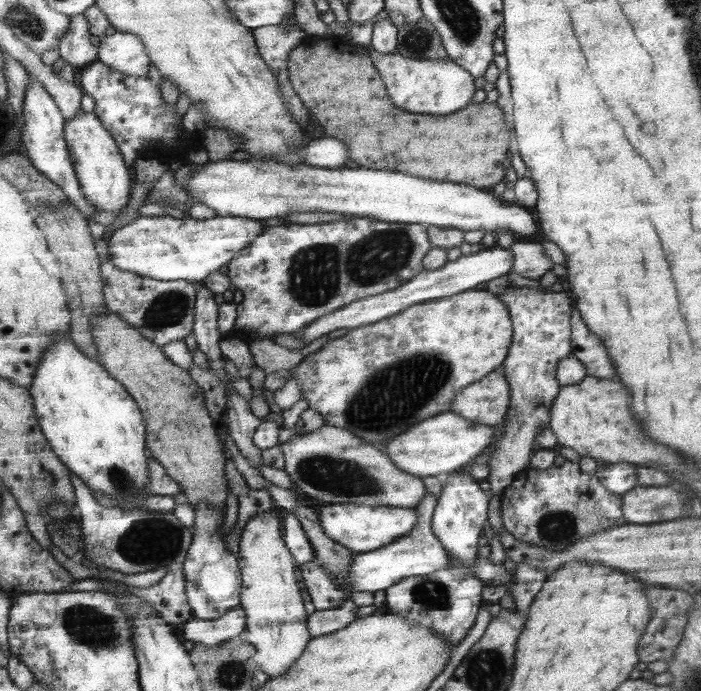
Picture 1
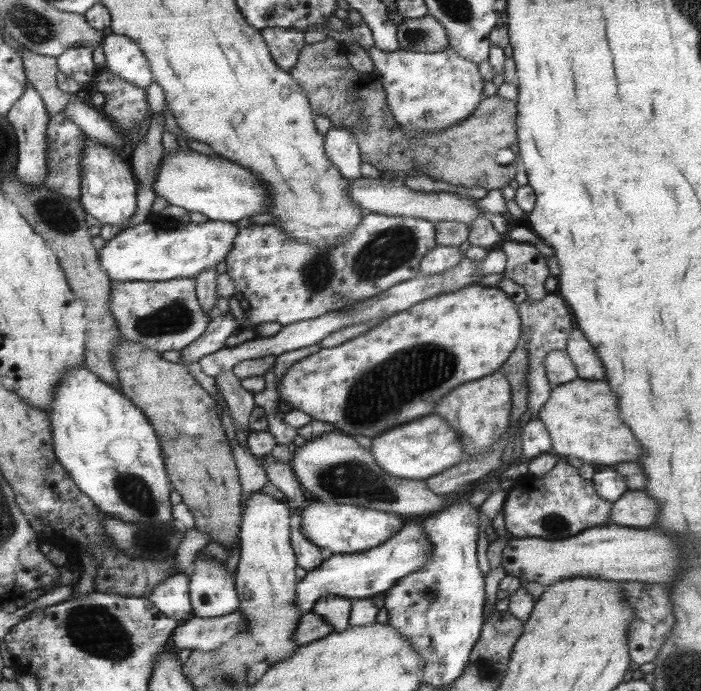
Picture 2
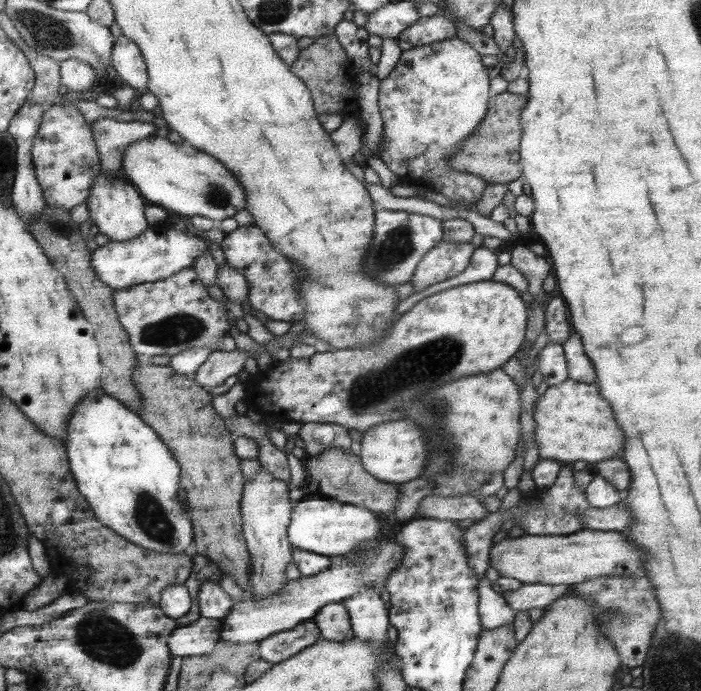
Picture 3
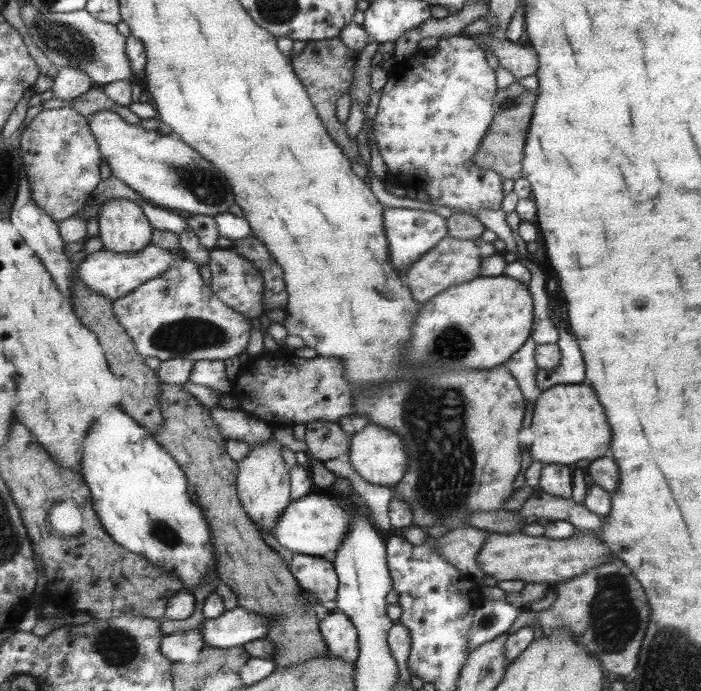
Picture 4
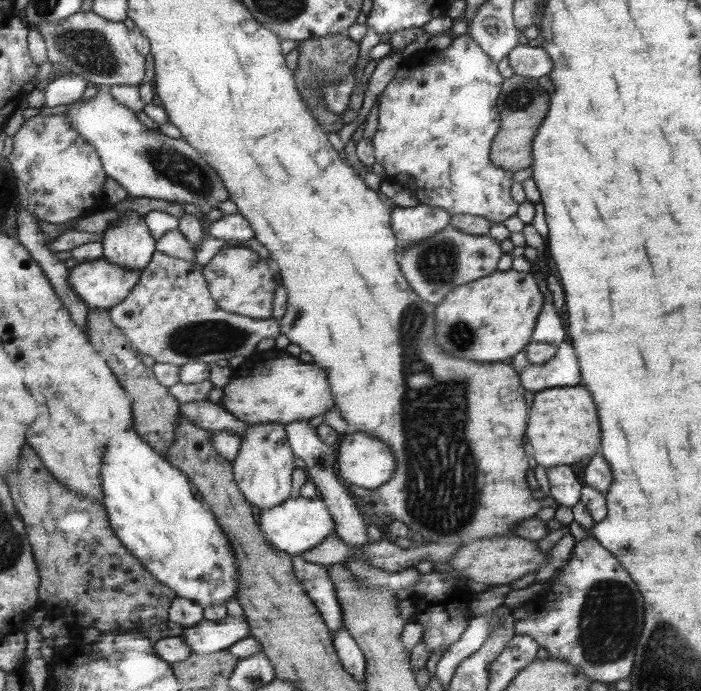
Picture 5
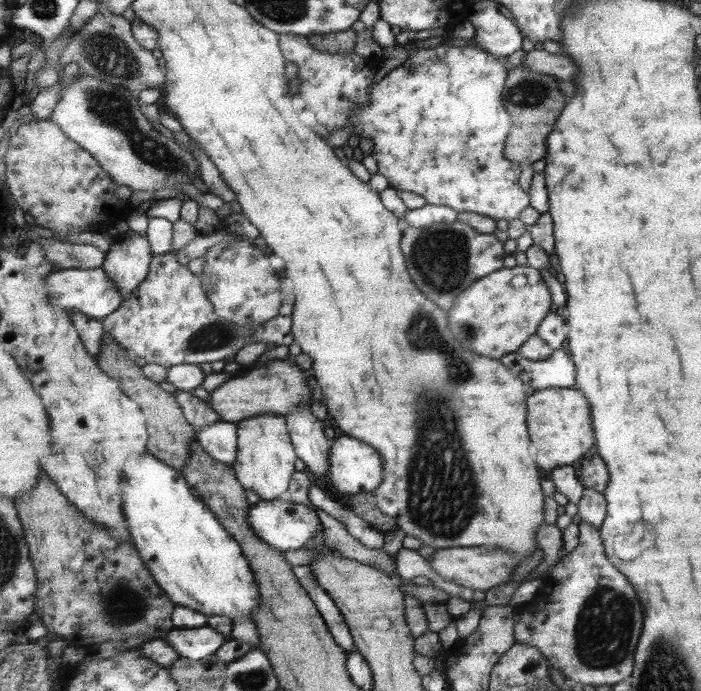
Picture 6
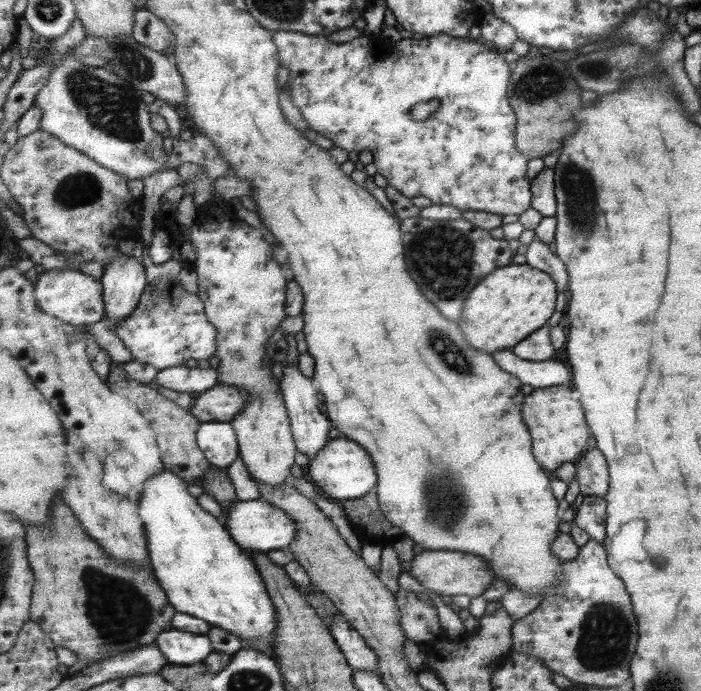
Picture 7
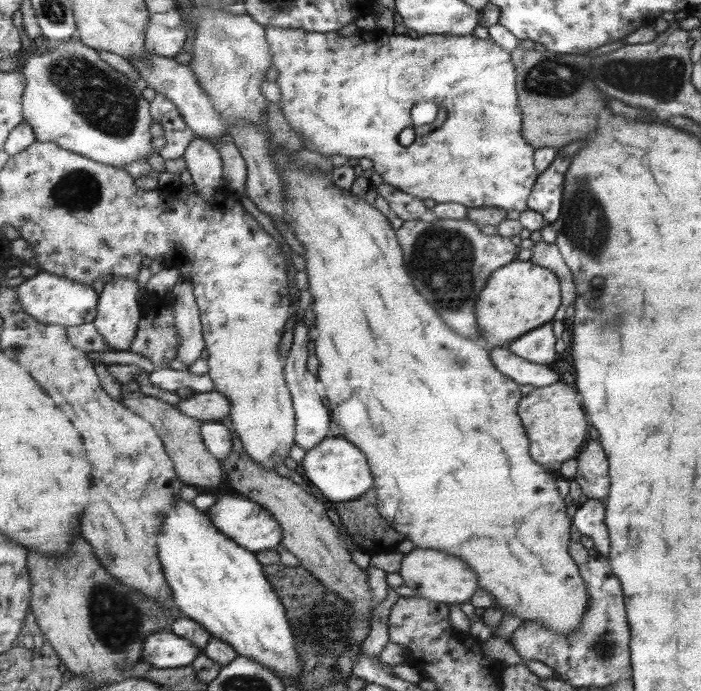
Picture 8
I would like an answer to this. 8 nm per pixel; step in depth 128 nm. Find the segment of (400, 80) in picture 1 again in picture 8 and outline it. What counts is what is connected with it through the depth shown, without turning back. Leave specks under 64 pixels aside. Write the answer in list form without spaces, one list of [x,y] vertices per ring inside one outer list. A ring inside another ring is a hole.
[[[267,28],[266,40],[270,45],[274,68],[278,75],[275,84],[281,93],[280,110],[289,126],[298,132],[305,141],[306,149],[319,154],[341,154],[349,158],[369,158],[373,162],[373,170],[381,176],[383,183],[394,186],[403,193],[420,201],[431,199],[435,203],[454,203],[467,209],[469,208],[503,208],[505,211],[521,213],[527,210],[526,204],[530,192],[534,188],[538,171],[534,168],[534,148],[522,139],[522,111],[518,107],[517,89],[514,85],[515,71],[511,64],[510,53],[499,48],[491,39],[479,39],[472,34],[469,36],[451,36],[450,34],[426,34],[411,38],[409,35],[398,33],[384,33],[376,28],[366,32],[357,29],[351,36],[339,36],[337,31],[333,32],[307,32],[297,28]],[[431,100],[439,106],[439,114],[435,122],[425,126],[413,126],[415,140],[409,146],[397,144],[397,134],[411,126],[409,124],[409,108],[417,102]]]

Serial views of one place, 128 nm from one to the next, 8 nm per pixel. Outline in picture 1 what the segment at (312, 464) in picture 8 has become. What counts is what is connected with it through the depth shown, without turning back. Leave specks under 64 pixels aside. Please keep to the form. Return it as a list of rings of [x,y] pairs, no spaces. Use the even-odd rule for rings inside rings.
[[[449,410],[426,418],[403,434],[387,440],[385,454],[395,468],[418,479],[424,476],[444,477],[471,464],[471,460],[486,450],[492,440],[494,440],[494,427],[474,423]]]

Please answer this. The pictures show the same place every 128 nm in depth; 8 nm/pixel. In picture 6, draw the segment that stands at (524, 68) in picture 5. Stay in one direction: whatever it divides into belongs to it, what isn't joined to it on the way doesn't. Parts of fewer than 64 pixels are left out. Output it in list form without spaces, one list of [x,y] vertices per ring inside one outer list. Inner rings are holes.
[[[542,48],[525,51],[519,65],[559,81],[570,81],[576,73],[576,66],[570,58],[563,53],[548,53]]]

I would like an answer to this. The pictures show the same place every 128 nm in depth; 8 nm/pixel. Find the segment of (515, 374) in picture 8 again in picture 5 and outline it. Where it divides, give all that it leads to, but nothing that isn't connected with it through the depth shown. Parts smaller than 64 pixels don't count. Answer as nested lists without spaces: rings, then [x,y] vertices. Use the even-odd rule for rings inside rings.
[[[565,341],[558,344],[551,360],[543,364],[528,364],[519,376],[524,387],[533,392],[581,384],[575,349],[570,342]]]

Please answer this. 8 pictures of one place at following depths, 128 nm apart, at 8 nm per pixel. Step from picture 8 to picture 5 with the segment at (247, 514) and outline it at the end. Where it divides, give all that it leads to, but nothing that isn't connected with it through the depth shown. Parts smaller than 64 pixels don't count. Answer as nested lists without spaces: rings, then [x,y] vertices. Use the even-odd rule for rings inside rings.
[[[290,498],[278,506],[260,511],[258,527],[266,540],[276,549],[290,555],[299,555],[322,543],[334,531],[334,521],[325,502],[320,498]]]

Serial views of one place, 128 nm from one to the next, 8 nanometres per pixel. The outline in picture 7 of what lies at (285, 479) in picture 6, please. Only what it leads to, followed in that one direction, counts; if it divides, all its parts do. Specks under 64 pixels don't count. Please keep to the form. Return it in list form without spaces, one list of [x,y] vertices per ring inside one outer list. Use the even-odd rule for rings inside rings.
[[[222,202],[223,208],[219,210],[219,212],[223,212],[223,216],[221,214],[217,214],[217,210],[215,210],[215,224],[213,224],[213,214],[209,212],[209,216],[205,216],[205,222],[203,224],[199,224],[199,220],[201,220],[201,215],[203,212],[199,208],[199,216],[195,222],[195,225],[191,227],[191,229],[187,229],[187,231],[181,231],[179,227],[177,227],[177,222],[175,222],[175,218],[167,219],[165,215],[159,216],[157,220],[157,226],[159,228],[163,228],[165,232],[169,232],[169,235],[173,236],[176,244],[175,247],[179,246],[179,244],[183,241],[191,242],[191,247],[196,255],[196,259],[192,264],[187,265],[191,266],[197,275],[198,287],[197,287],[197,296],[203,300],[204,304],[204,313],[206,314],[207,320],[210,324],[214,325],[216,330],[215,335],[215,344],[218,350],[216,350],[215,356],[219,359],[219,365],[215,370],[217,373],[216,383],[217,384],[226,384],[226,385],[235,385],[240,389],[248,392],[248,402],[246,402],[246,406],[242,408],[242,411],[234,416],[234,419],[230,422],[232,424],[234,433],[236,434],[236,444],[238,445],[238,455],[241,458],[241,462],[245,465],[245,470],[247,470],[247,474],[252,480],[258,480],[267,486],[283,486],[283,482],[285,482],[285,478],[287,478],[287,474],[289,474],[289,468],[293,467],[293,456],[296,455],[297,449],[293,446],[293,439],[291,438],[292,432],[290,431],[290,422],[287,422],[287,413],[285,407],[285,401],[282,399],[279,382],[276,382],[274,378],[270,375],[270,366],[265,367],[261,363],[261,356],[263,356],[263,347],[261,344],[267,340],[269,336],[271,336],[275,330],[277,330],[277,326],[285,320],[285,314],[283,314],[283,298],[285,298],[285,280],[281,278],[281,274],[279,274],[279,267],[277,266],[277,262],[273,262],[273,254],[271,254],[271,244],[265,242],[262,234],[255,230],[254,228],[249,228],[247,224],[243,224],[243,222],[239,222],[239,220],[235,220],[229,212],[232,210],[233,202]]]

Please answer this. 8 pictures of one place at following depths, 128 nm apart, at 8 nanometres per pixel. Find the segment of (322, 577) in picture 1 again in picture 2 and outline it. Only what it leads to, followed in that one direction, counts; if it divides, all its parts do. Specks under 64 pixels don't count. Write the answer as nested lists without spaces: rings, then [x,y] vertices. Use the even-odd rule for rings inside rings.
[[[334,594],[321,595],[311,607],[311,612],[323,617],[323,620],[334,628],[335,632],[341,632],[348,624],[350,613],[350,599]]]

